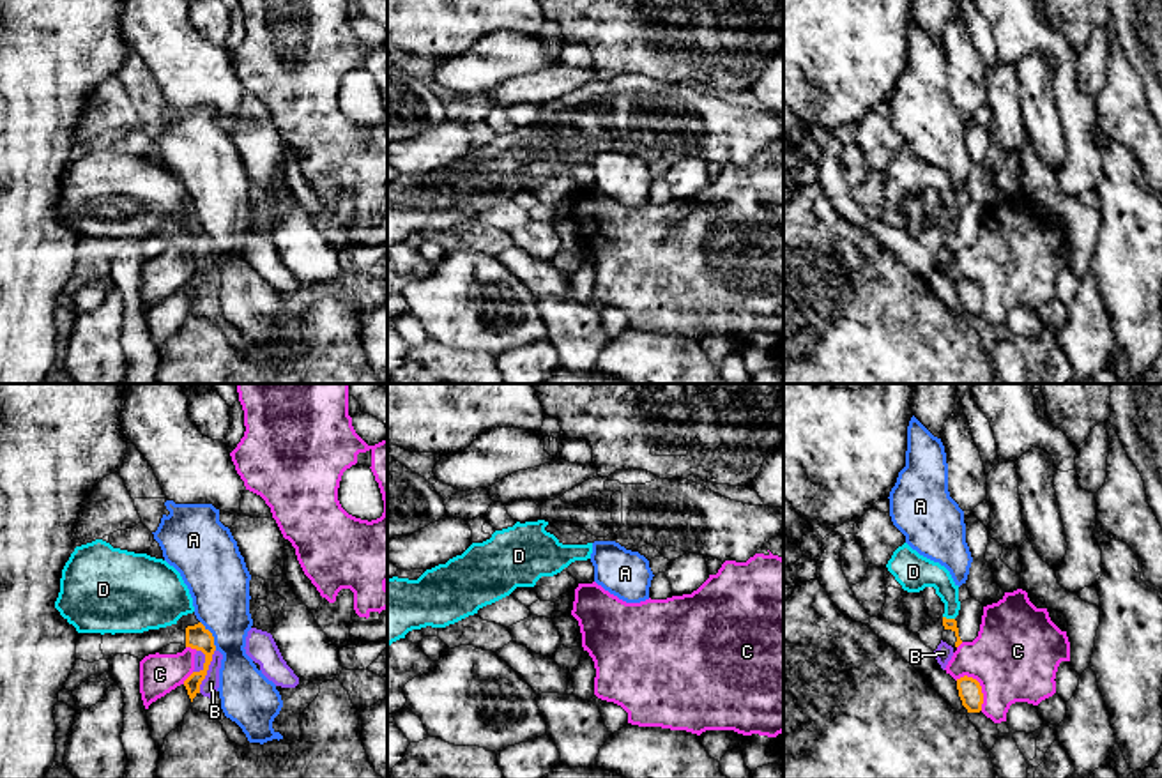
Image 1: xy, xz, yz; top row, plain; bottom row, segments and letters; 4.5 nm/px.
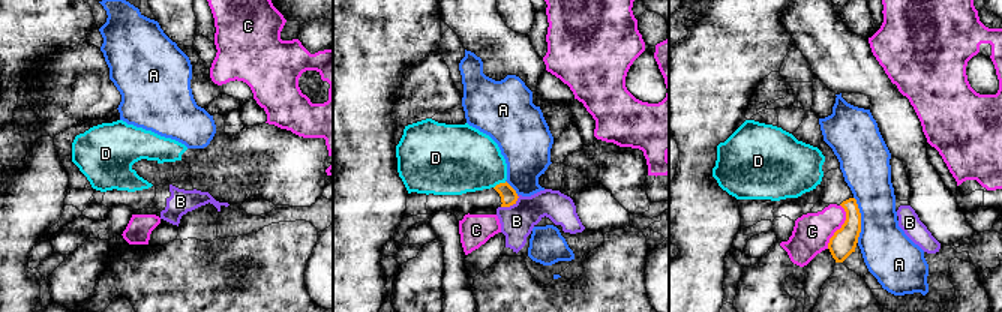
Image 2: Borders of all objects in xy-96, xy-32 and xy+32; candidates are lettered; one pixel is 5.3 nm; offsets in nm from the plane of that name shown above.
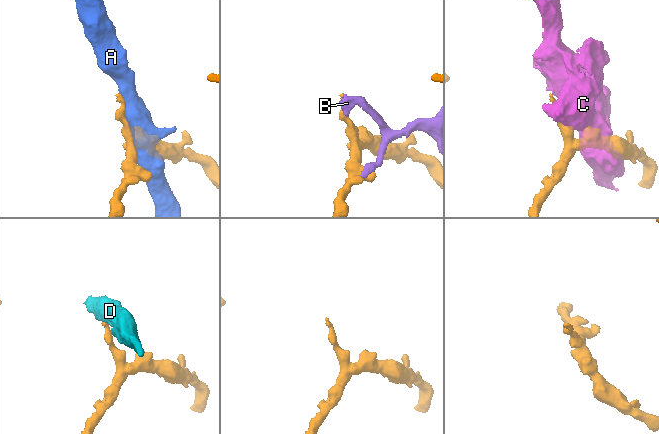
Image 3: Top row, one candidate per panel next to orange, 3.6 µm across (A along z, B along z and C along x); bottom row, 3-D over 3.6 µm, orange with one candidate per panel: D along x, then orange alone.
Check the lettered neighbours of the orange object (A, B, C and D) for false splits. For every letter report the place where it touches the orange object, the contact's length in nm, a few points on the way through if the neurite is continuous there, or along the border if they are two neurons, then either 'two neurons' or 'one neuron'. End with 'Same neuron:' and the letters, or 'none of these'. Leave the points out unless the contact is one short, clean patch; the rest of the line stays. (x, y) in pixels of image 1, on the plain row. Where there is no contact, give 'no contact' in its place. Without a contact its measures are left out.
A: contact xy (211, 239); length 150 nm; two neurons
B: contact xy (207, 273); length 220 nm; two neurons
C: contact yz (980, 290); length 190 nm; two neurons
D: contact yz (948, 223); length 60 nm; border yz (943, 220), (954, 223); two neurons
Same neuron: none of these

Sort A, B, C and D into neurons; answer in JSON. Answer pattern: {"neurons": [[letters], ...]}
{"neurons": [["A"], ["B"], ["C"], ["D"]]}

